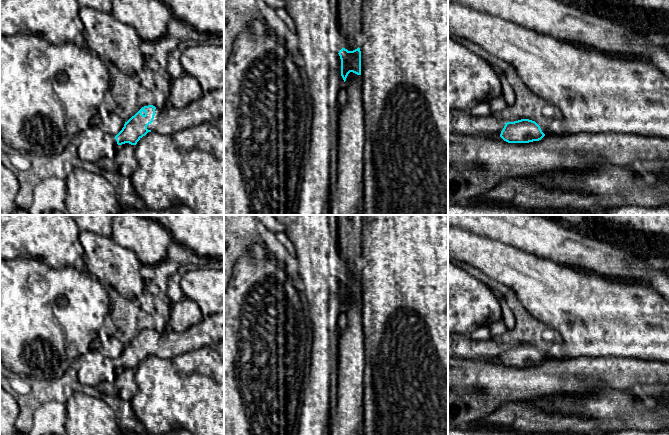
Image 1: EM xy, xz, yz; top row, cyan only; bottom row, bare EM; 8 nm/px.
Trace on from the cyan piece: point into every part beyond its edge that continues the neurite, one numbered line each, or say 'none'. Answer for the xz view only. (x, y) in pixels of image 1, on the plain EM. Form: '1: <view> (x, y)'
1: xz (320, 264)

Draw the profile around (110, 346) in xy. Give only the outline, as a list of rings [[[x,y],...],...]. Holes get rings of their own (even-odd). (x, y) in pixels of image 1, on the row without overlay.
[[[104,327],[99,331],[98,339],[98,351],[106,357],[116,360],[124,351],[125,345],[116,337],[109,335]]]

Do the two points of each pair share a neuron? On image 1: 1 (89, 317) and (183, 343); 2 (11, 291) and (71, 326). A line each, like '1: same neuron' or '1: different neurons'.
1: different neurons
2: same neuron

